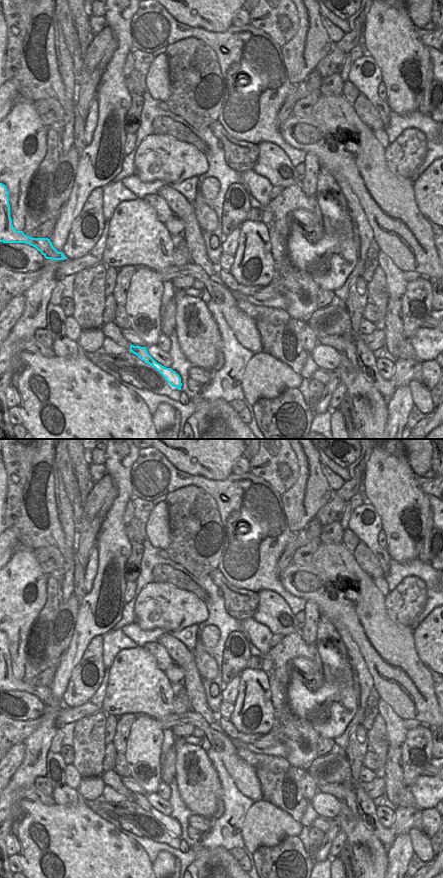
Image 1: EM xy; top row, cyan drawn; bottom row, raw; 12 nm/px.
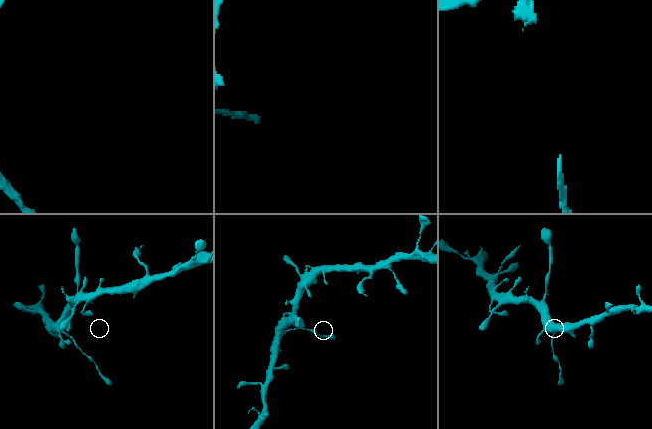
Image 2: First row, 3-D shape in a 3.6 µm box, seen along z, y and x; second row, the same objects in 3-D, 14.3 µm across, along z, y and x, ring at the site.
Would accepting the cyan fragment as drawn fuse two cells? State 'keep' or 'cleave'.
cleave

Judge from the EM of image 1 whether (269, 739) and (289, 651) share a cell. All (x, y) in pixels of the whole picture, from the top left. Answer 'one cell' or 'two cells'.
two cells

